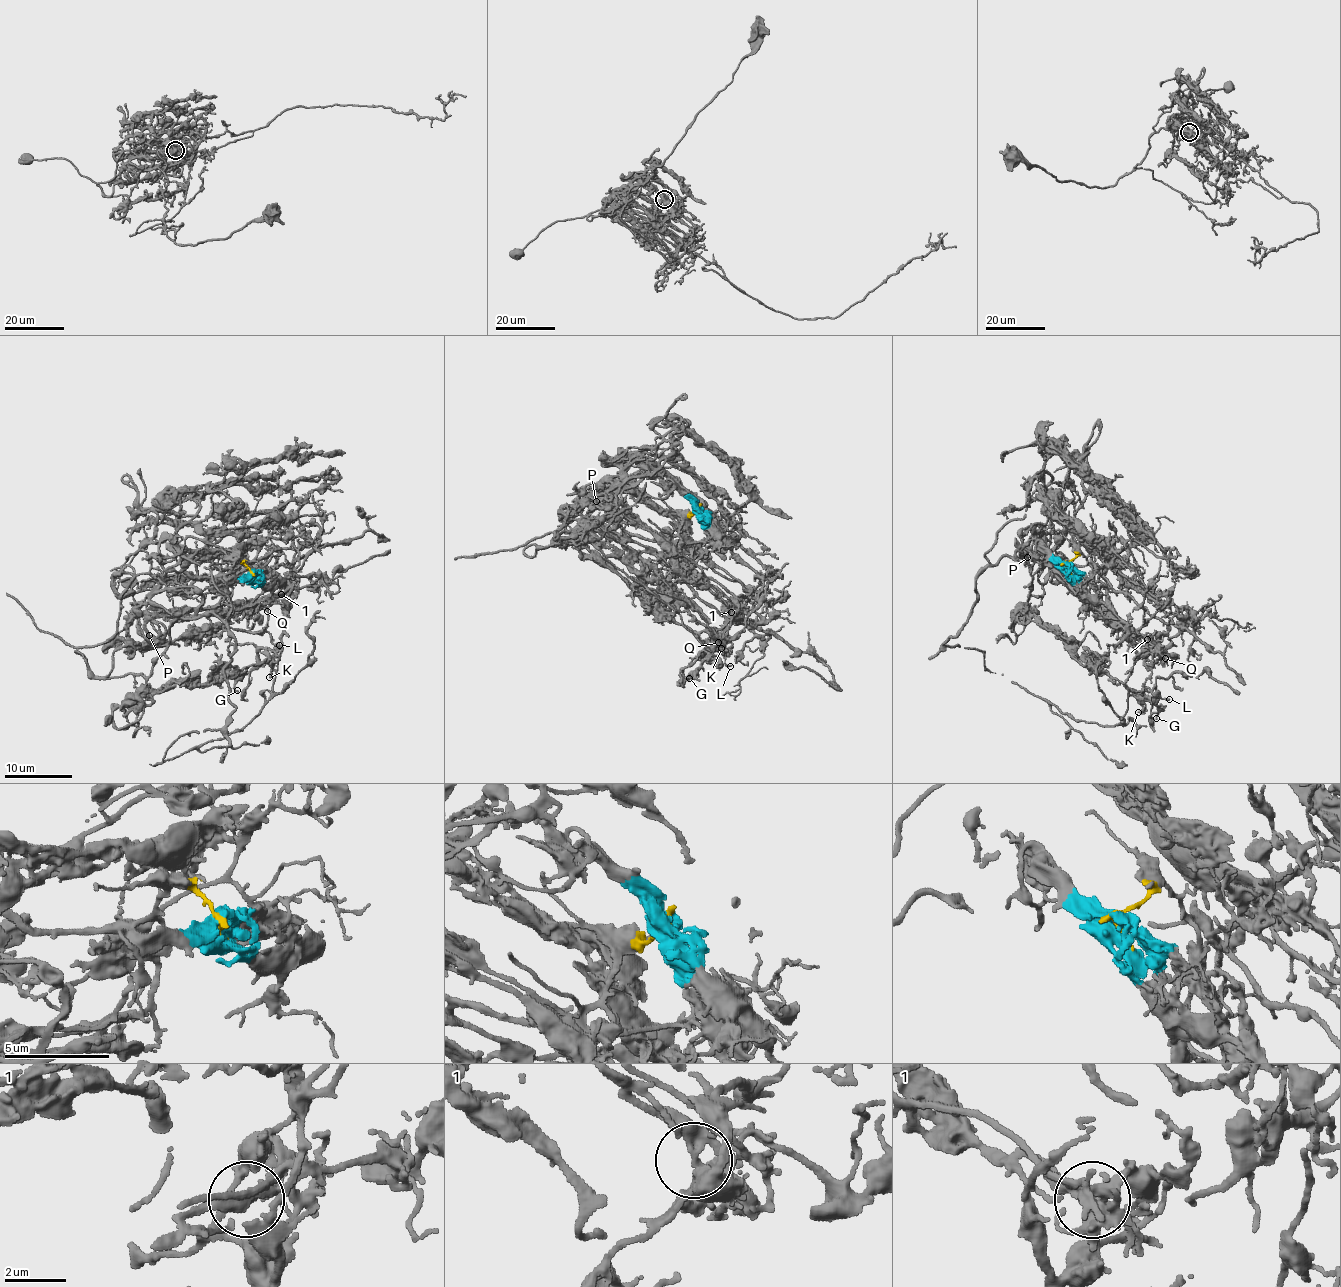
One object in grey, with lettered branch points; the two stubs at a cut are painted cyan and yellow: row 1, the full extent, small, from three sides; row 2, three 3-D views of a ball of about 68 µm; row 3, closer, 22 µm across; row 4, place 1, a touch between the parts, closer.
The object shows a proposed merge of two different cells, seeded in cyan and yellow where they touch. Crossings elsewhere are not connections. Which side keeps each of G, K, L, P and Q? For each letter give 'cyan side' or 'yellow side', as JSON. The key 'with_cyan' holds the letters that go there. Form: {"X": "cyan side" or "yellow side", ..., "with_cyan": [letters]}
{"G": "cyan side", "K": "cyan side", "L": "cyan side", "P": "cyan side", "Q": "cyan side", "with_cyan": ["G", "K", "L", "P", "Q"]}

